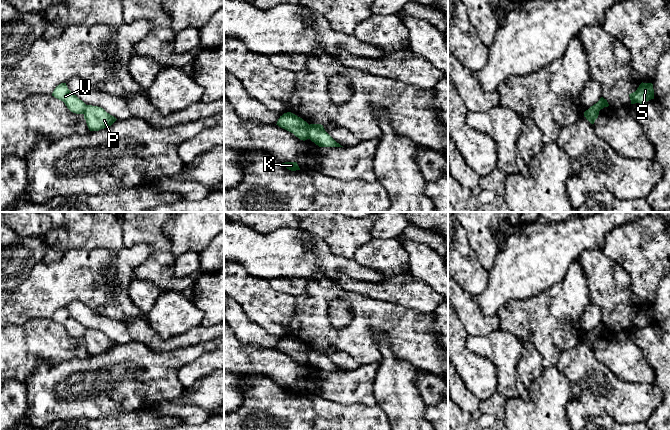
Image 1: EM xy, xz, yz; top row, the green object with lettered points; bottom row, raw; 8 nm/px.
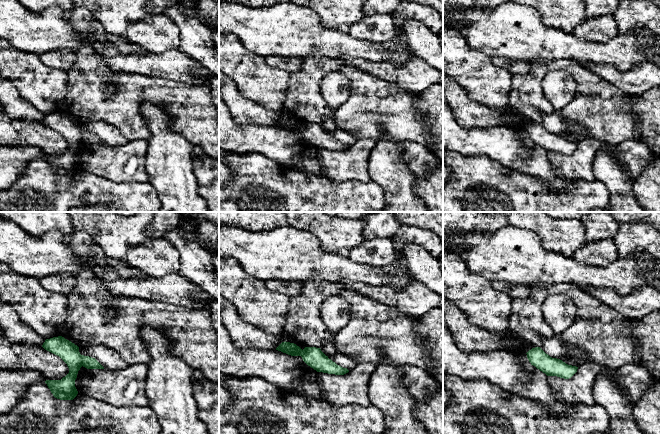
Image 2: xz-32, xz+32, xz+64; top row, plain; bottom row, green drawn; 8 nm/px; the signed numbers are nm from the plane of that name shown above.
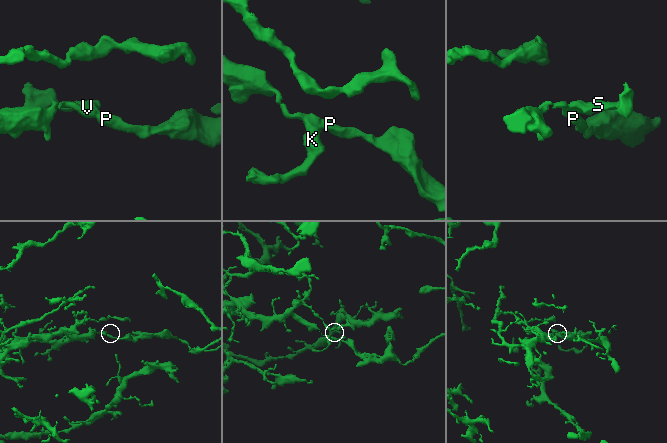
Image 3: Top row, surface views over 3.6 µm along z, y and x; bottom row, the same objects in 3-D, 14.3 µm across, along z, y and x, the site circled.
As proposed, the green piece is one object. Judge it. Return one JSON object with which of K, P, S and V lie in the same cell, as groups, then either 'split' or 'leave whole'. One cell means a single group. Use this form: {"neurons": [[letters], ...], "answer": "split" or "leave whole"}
{"neurons": [["K", "S", "V"], ["P"]], "answer": "split"}

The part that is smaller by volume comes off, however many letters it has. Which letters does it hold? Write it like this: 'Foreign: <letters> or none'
Foreign: P

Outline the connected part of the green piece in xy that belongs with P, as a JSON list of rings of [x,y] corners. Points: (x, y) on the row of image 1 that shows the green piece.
[[[87,105],[84,119],[90,131],[99,131],[111,126],[117,119],[98,106]]]

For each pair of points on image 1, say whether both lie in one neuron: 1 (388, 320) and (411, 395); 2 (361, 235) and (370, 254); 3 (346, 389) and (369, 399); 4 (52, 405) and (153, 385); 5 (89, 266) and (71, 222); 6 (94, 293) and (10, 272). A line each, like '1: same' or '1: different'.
1: different
2: different
3: same
4: same
5: different
6: different

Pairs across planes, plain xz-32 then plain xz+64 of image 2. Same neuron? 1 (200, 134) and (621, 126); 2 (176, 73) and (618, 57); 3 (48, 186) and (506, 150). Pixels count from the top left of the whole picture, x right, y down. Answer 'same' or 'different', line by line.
1: same
2: different
3: different

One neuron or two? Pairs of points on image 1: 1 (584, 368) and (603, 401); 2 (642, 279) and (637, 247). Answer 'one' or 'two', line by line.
1: one
2: one

